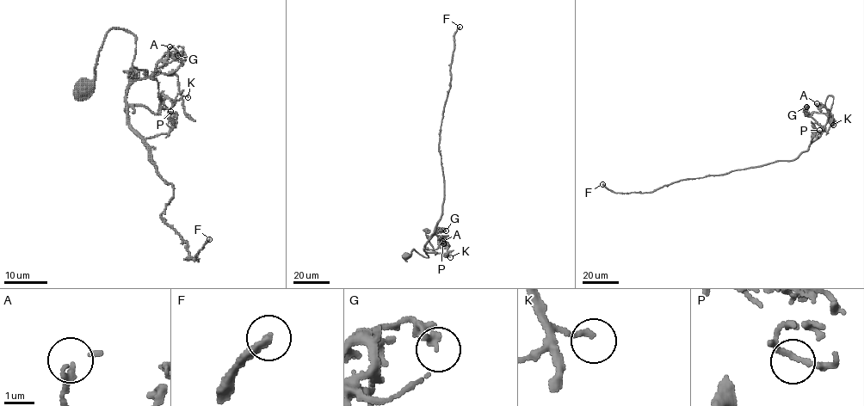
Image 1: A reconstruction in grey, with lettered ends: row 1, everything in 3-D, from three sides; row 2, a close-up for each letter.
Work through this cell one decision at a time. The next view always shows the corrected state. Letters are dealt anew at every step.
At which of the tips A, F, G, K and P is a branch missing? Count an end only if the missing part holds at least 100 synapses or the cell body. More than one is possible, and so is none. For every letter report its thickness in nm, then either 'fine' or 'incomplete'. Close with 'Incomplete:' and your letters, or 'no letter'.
A: calibre 200 nm; fine
F: calibre 320 nm; incomplete
G: calibre 260 nm; fine
K: calibre 160 nm; fine
P: calibre 170 nm; fine
Incomplete: F

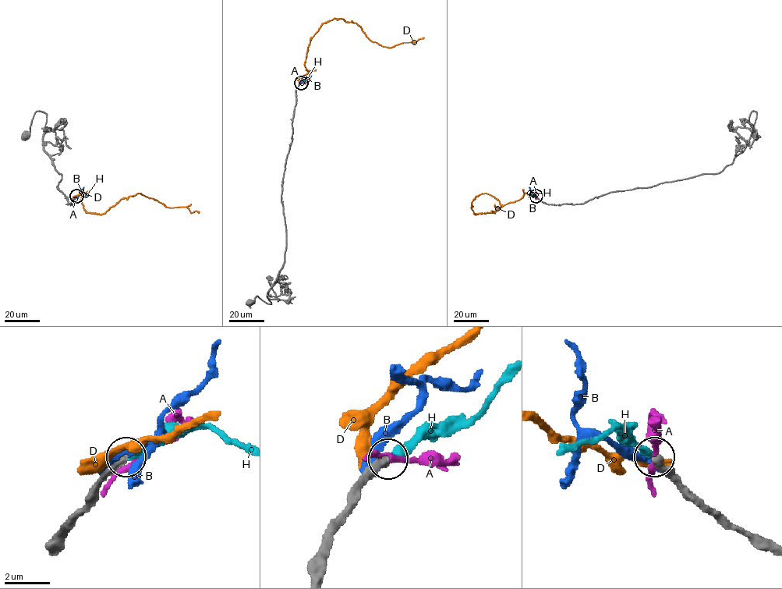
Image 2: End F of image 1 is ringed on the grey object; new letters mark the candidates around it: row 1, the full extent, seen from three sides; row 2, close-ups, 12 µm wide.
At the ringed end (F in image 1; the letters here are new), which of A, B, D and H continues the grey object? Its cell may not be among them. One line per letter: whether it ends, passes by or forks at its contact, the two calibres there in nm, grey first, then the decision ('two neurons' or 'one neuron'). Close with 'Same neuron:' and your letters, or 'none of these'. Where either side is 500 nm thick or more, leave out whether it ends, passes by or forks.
A: it passes by; calibres 360 and 240 nm; two neurons
B: it ends; calibres 440 and 280 nm; two neurons
D: it ends; calibres 440 and 460 nm; two neurons
H: it ends; calibres 320 and 320 nm; one neuron
Same neuron: H

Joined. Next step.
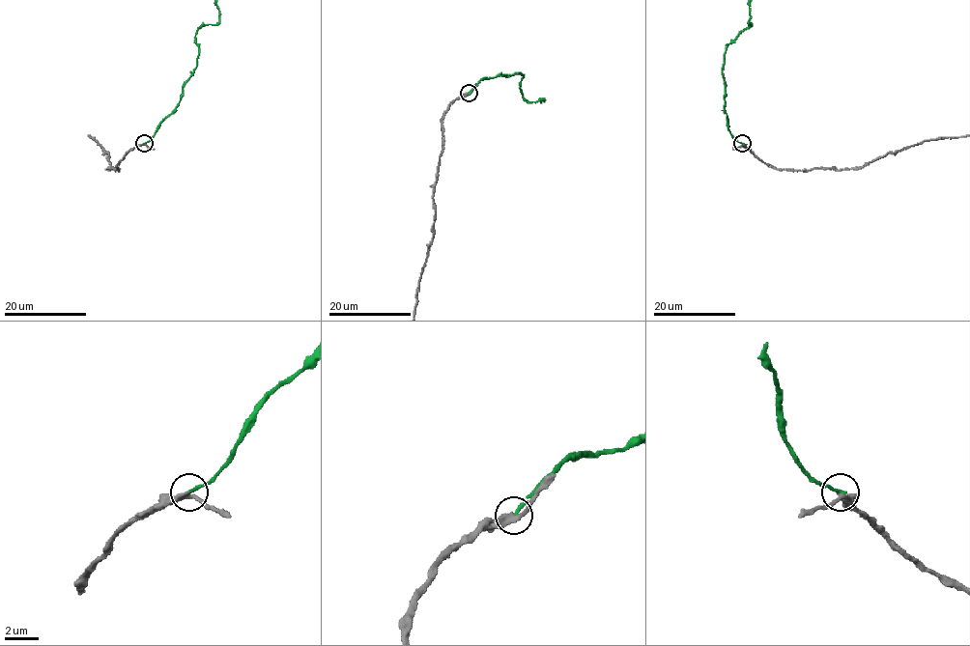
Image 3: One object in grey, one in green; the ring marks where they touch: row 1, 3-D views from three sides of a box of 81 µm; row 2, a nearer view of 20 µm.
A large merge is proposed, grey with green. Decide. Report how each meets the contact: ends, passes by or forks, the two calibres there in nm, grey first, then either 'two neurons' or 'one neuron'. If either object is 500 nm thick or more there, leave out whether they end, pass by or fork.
grey passes by; green ends; calibres 280 and 200 nm; two neurons

